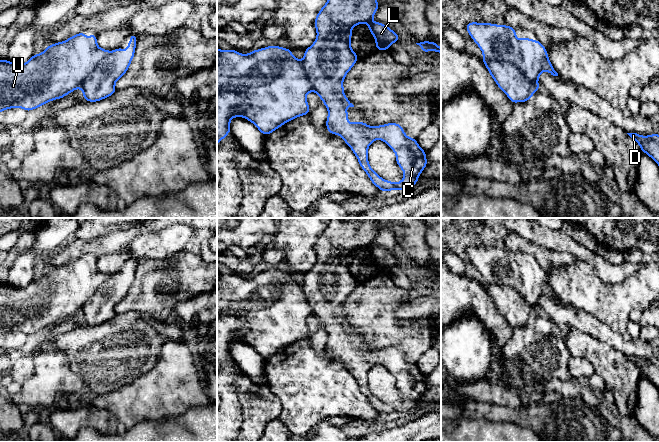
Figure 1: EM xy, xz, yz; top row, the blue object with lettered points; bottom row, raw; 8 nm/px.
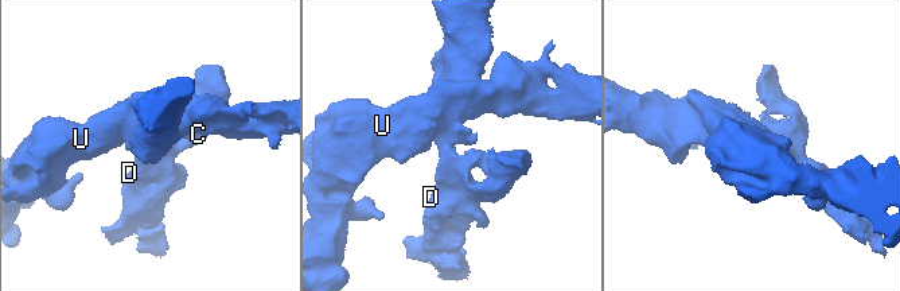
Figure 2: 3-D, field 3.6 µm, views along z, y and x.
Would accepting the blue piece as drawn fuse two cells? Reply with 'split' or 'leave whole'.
split

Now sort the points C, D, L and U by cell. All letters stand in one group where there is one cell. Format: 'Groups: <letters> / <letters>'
Groups: C D / L U

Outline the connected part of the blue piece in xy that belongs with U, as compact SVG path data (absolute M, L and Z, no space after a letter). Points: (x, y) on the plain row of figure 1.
M84 256L71 260L65 265L48 269L40 278L34 278L25 288L0 284L0 336L11 332L22 332L32 335L55 323L62 323L69 317L81 311L81 308L92 298L102 283L109 280L111 275L97 269L97 261L92 257L89 262Z

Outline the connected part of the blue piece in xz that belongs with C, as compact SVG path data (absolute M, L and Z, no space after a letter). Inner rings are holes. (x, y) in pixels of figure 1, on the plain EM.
M329 218L327 226L320 233L314 245L317 261L313 268L304 274L302 287L306 300L313 308L313 315L328 333L325 348L328 356L343 362L371 406L381 415L409 414L417 408L418 401L428 387L426 375L418 369L417 363L409 362L399 347L387 347L379 350L368 350L362 345L349 347L348 335L345 333L354 331L354 329L344 319L343 305L359 283L350 270L352 252L362 247L370 247L378 232L377 218ZM379 363L394 375L396 387L404 397L404 402L398 407L381 402L368 386L368 371Z

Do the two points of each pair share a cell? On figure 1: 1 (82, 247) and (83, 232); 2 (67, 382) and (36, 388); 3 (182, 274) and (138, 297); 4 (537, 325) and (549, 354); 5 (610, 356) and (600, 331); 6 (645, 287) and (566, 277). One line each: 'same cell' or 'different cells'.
1: different cells
2: same cell
3: same cell
4: different cells
5: different cells
6: same cell

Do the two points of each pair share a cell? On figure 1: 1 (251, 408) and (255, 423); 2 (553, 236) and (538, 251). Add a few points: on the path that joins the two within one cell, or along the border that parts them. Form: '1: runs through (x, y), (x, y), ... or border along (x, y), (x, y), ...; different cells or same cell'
1: runs through (255, 412), (255, 419); same cell
2: border along (522, 236), (547, 248), (566, 252); different cells

